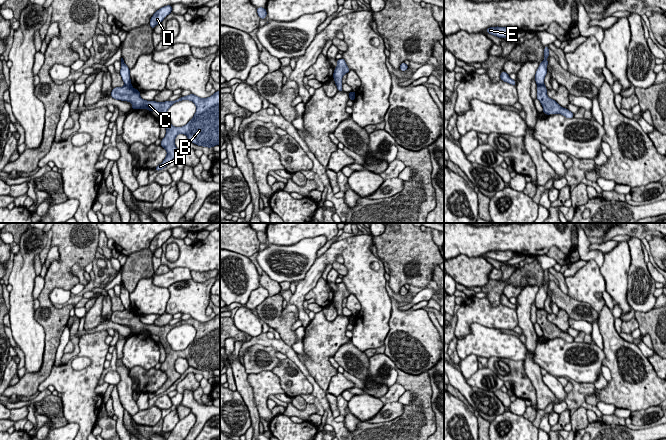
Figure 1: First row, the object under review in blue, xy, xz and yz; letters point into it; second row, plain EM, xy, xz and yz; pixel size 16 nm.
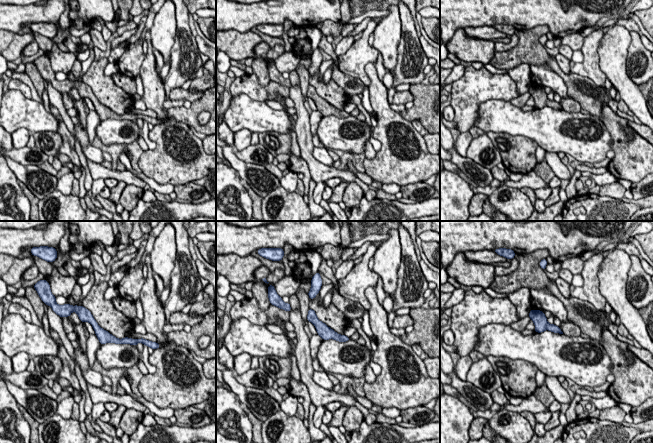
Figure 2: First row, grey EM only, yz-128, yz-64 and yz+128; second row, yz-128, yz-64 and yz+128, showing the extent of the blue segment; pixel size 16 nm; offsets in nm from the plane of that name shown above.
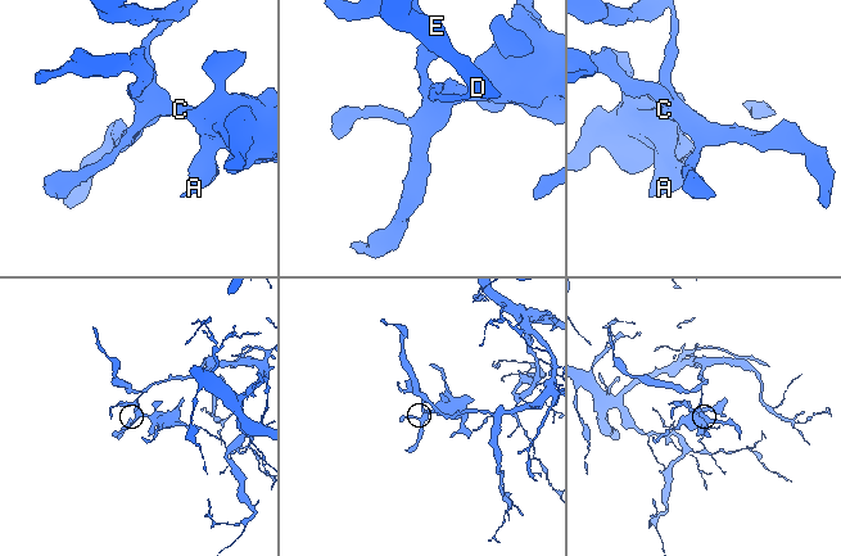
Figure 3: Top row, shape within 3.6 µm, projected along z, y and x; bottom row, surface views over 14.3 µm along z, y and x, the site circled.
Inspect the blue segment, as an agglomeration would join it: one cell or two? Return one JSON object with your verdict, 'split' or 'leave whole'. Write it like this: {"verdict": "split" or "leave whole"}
{"verdict": "split"}

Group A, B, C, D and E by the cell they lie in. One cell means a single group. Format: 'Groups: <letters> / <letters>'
Groups: A B C / D E

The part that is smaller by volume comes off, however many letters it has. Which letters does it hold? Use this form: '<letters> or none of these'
A, B, C

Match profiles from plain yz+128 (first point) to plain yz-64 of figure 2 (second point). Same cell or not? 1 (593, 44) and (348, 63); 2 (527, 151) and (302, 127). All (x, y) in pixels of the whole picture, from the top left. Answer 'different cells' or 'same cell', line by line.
1: same cell
2: different cells

